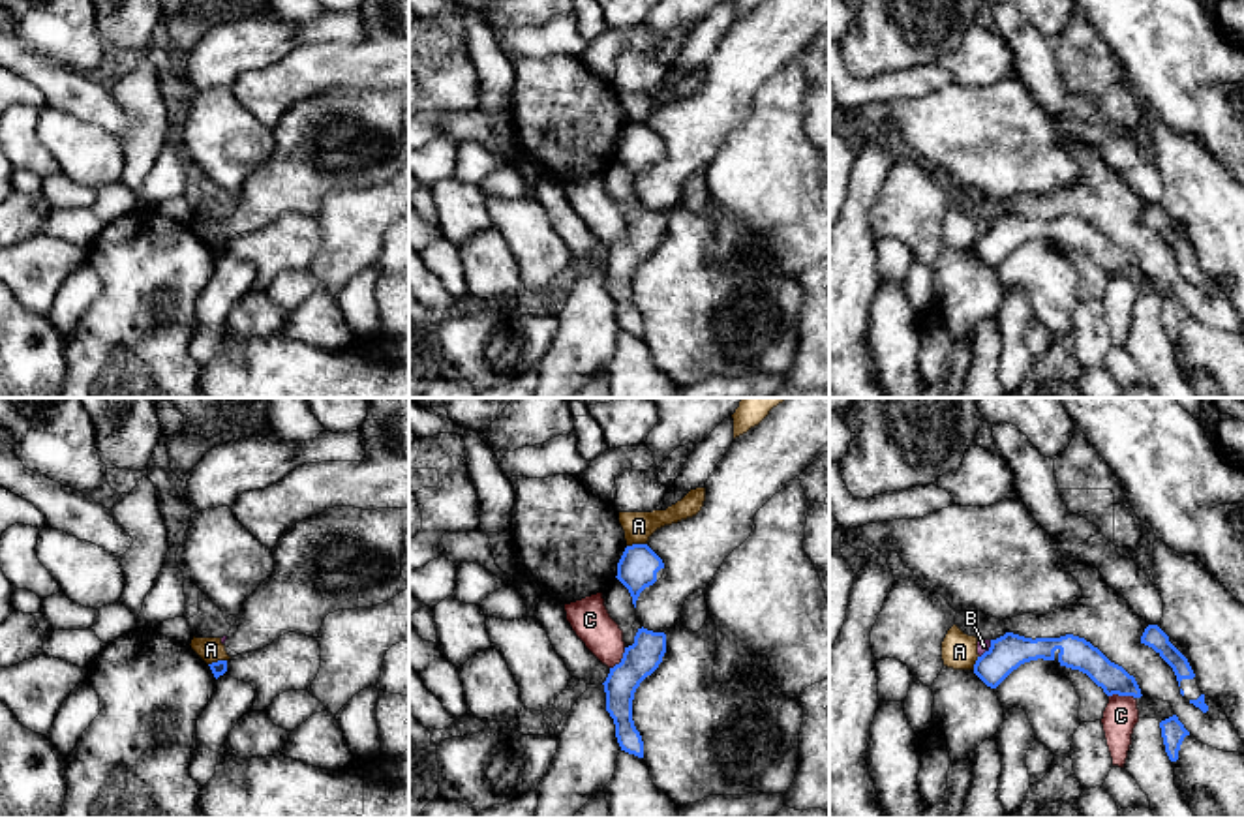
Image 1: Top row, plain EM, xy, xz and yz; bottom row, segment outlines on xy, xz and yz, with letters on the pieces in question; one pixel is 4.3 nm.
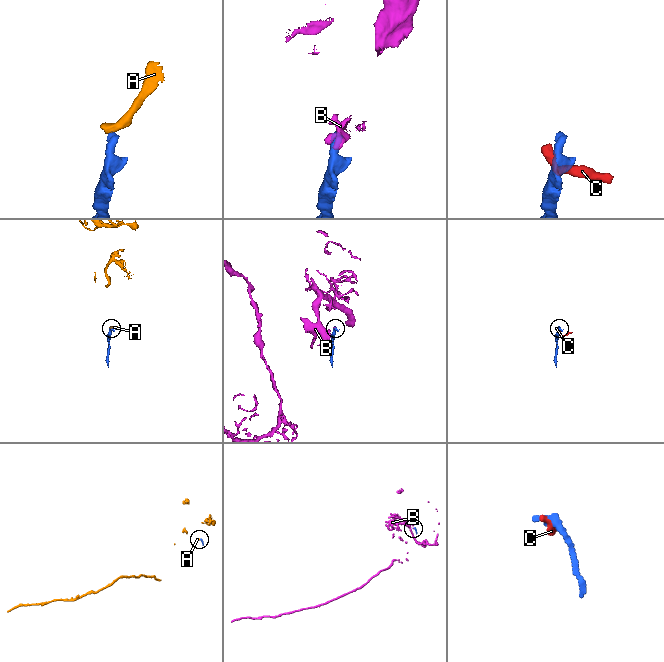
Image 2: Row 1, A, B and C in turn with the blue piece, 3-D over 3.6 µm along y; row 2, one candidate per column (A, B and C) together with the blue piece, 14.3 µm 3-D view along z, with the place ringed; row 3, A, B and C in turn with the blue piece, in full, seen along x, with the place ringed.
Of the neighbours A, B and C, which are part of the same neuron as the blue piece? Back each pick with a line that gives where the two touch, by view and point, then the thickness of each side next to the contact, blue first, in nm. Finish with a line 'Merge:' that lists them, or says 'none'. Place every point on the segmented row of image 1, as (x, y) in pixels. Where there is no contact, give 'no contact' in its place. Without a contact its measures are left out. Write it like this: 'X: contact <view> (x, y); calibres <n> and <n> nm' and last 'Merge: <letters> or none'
Merge: none

